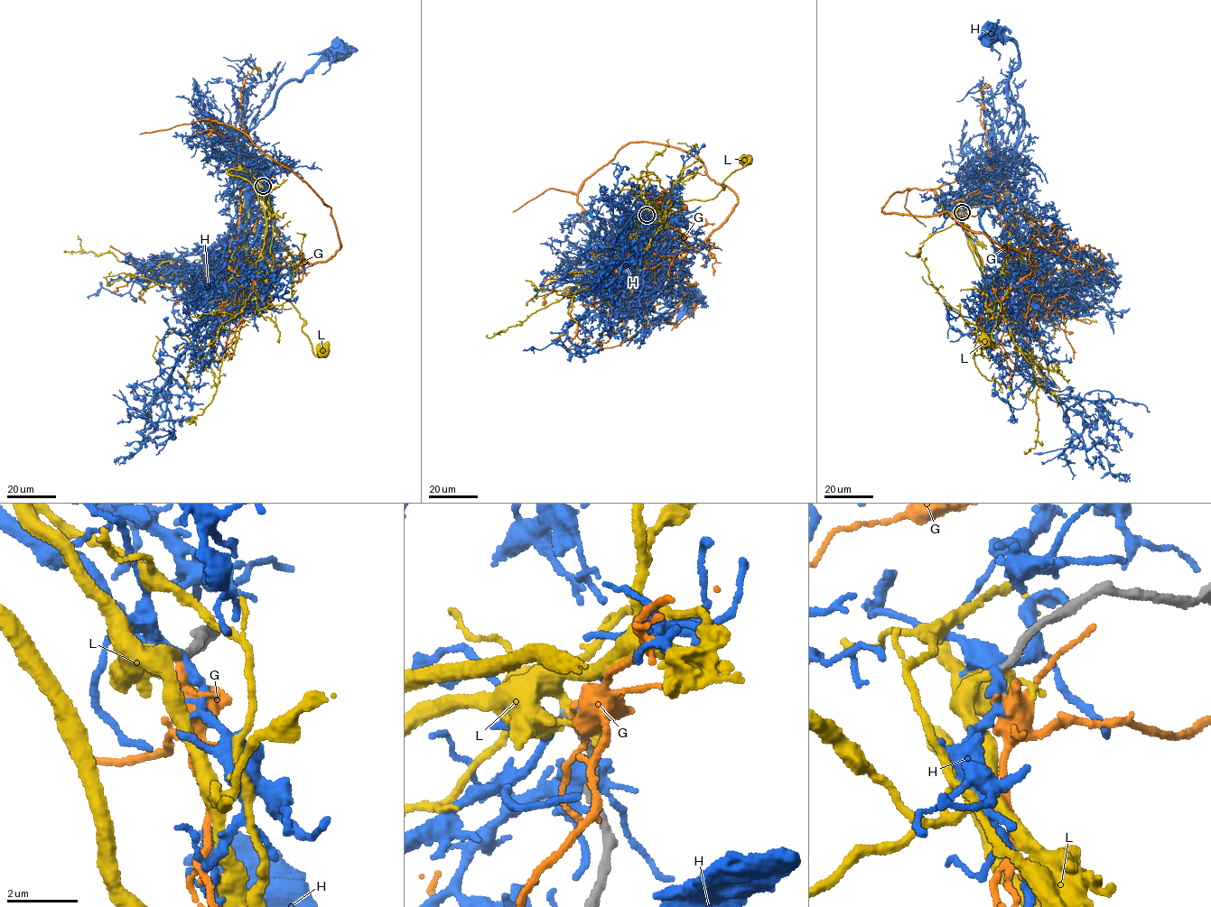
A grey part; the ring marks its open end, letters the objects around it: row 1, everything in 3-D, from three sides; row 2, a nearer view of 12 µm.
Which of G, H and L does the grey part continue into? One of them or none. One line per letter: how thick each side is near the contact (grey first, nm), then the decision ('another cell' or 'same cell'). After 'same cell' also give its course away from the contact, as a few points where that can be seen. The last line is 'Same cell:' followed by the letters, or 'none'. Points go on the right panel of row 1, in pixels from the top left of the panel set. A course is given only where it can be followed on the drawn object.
G: 240 nm thick on the grey side, 260 nm on the other; another cell
H: 240 nm thick on the grey side, 240 nm on the other; another cell
L: 240 nm thick on the grey side, 280 nm on the other; same cell; it runs (962, 211), (995, 296), (987, 310), (993, 310), (997, 300), (1001, 305), (992, 332), (993, 345), (982, 341)
Same cell: L

